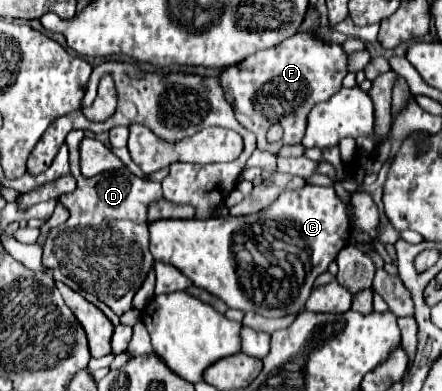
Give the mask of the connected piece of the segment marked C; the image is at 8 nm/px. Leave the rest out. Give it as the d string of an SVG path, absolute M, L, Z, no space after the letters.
M303 186L299 190L289 190L289 192L281 192L281 196L277 196L277 200L263 208L261 212L249 214L249 216L227 216L227 218L209 218L209 220L157 220L157 222L149 222L149 250L153 254L153 258L157 262L163 264L173 264L175 268L179 268L195 286L209 290L211 294L219 296L229 308L237 308L243 312L257 312L265 318L279 318L279 316L287 316L287 314L297 314L305 308L305 302L311 294L313 282L319 274L327 272L329 264L337 258L337 254L341 252L341 248L345 248L345 244L349 244L349 218L347 218L347 204L335 194L335 190L331 186Z

